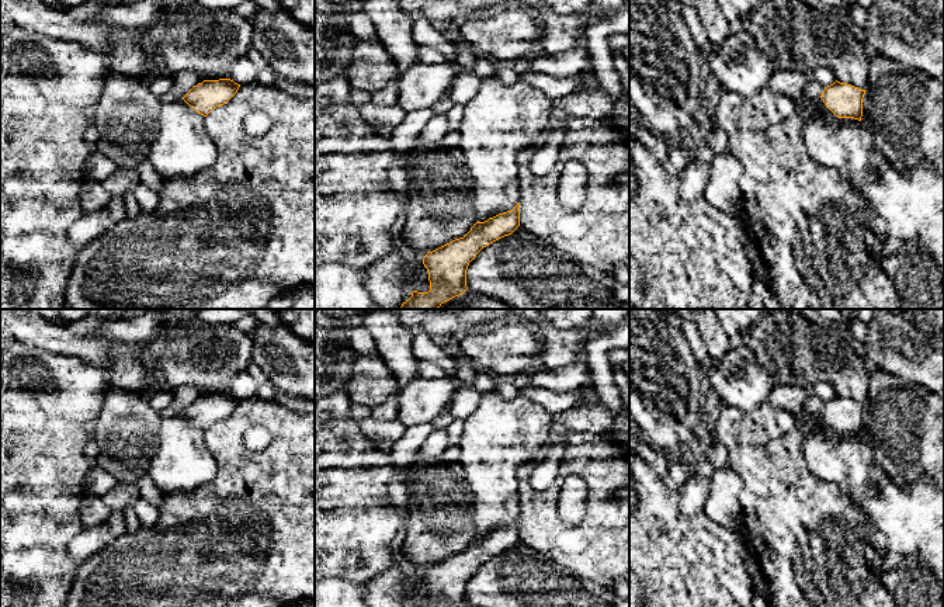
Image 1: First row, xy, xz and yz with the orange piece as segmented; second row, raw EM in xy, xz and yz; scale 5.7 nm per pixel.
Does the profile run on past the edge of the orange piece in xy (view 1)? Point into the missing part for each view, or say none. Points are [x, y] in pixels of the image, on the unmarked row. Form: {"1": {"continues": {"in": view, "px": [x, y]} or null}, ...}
{"1": {"continues": null}}

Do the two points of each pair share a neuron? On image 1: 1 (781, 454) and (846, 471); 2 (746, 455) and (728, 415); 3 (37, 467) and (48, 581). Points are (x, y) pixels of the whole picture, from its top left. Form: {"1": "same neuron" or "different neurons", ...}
{"1": "different neurons", "2": "different neurons", "3": "same neuron"}

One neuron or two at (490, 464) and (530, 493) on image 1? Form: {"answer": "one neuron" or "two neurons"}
{"answer": "two neurons"}

